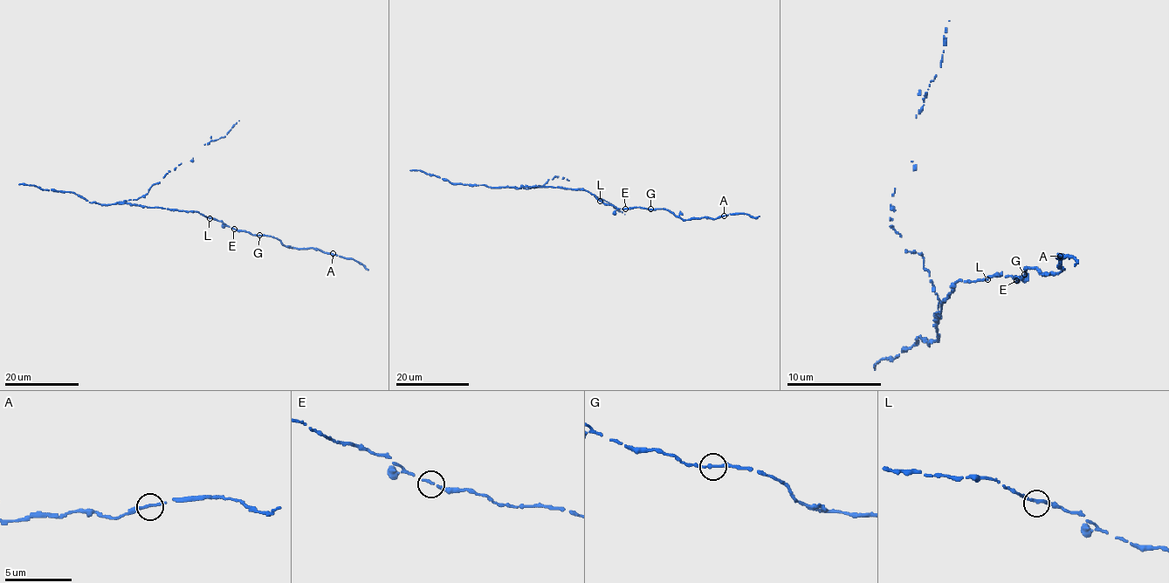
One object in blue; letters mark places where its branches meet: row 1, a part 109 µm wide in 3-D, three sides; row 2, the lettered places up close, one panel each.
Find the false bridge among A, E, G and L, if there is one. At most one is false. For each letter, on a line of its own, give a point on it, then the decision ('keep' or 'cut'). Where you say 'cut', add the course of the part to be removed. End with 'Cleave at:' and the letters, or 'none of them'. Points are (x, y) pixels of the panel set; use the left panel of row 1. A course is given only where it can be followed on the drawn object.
A: at (333, 253); keep
E: at (234, 229); keep
G: at (259, 235); keep
L: at (209, 218); keep
Cleave at: none of them

